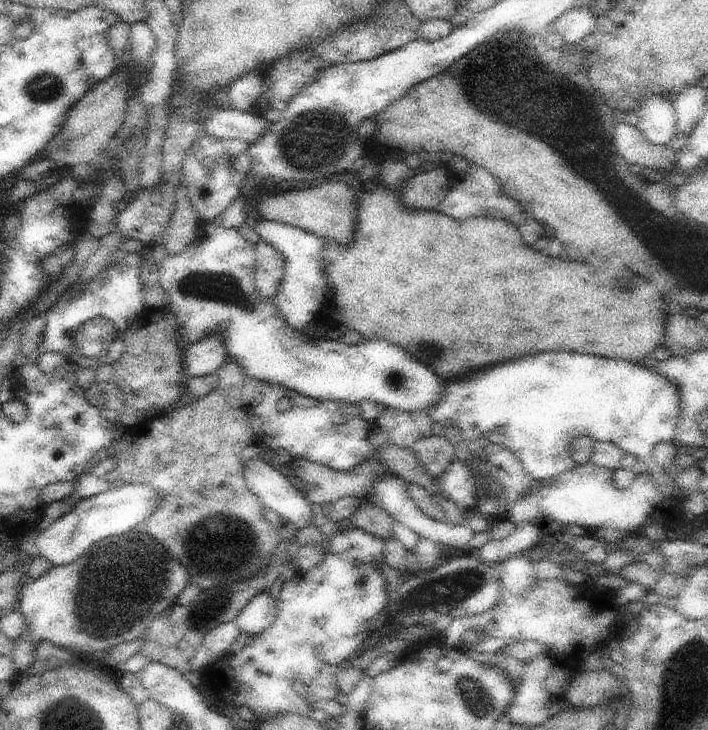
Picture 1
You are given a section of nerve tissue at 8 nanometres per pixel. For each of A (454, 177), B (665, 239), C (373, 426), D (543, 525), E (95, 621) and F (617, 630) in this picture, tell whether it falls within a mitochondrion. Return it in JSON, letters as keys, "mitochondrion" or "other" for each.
{"A":"other","B":"mitochondrion","C":"other","D":"other","E":"mitochondrion","F":"other"}

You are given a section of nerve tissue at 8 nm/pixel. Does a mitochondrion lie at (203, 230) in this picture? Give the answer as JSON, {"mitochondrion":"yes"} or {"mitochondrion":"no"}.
{"mitochondrion":"no"}

